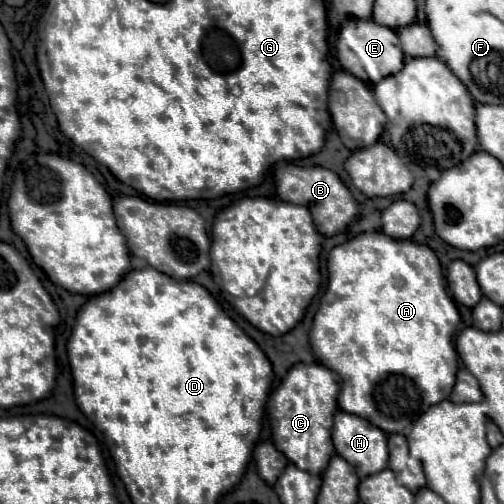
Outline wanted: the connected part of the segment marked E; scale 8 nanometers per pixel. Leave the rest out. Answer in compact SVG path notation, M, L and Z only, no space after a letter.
M350 18L346 26L340 30L336 50L338 50L338 60L344 66L344 70L354 74L360 80L368 78L366 74L388 74L390 76L390 74L400 72L404 66L404 52L400 48L398 34L394 30L388 30L386 26L376 26L376 22L372 20Z

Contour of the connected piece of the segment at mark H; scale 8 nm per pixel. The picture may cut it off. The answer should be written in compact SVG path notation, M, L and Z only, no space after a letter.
M338 410L334 414L332 442L336 452L356 468L360 478L376 474L388 464L386 434L360 416Z

